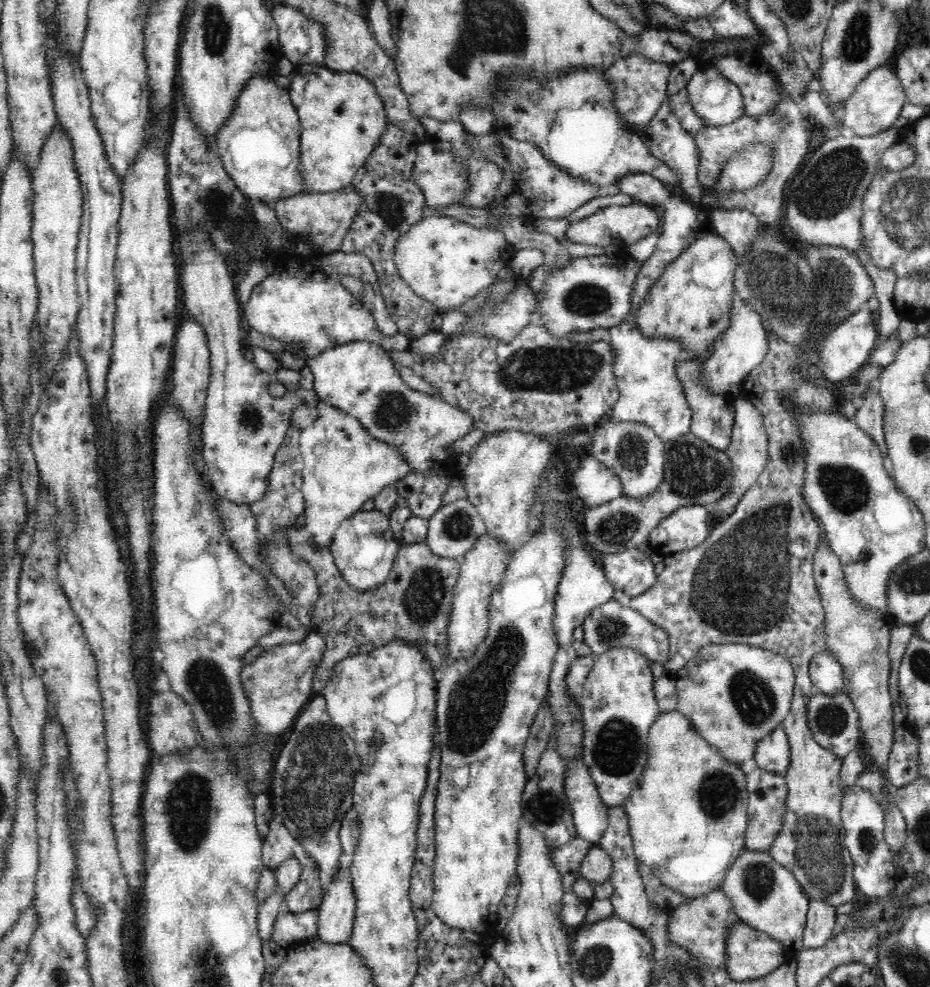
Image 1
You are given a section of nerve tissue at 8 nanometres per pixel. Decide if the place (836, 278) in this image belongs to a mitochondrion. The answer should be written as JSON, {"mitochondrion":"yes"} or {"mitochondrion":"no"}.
{"mitochondrion":"yes"}

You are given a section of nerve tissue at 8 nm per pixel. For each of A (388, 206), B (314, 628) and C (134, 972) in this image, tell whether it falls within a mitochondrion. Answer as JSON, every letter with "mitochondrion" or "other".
{"A":"mitochondrion","B":"other","C":"other"}

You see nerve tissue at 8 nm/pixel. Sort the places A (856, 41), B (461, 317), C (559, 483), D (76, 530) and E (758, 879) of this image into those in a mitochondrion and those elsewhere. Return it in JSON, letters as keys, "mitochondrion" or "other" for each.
{"A":"mitochondrion","B":"other","C":"other","D":"mitochondrion","E":"mitochondrion"}

